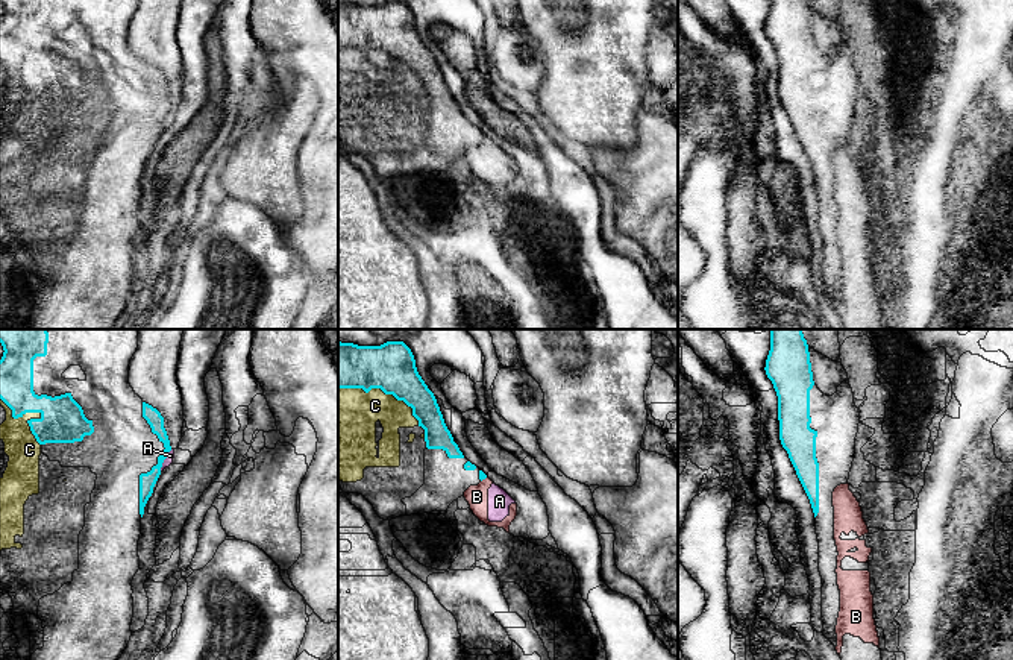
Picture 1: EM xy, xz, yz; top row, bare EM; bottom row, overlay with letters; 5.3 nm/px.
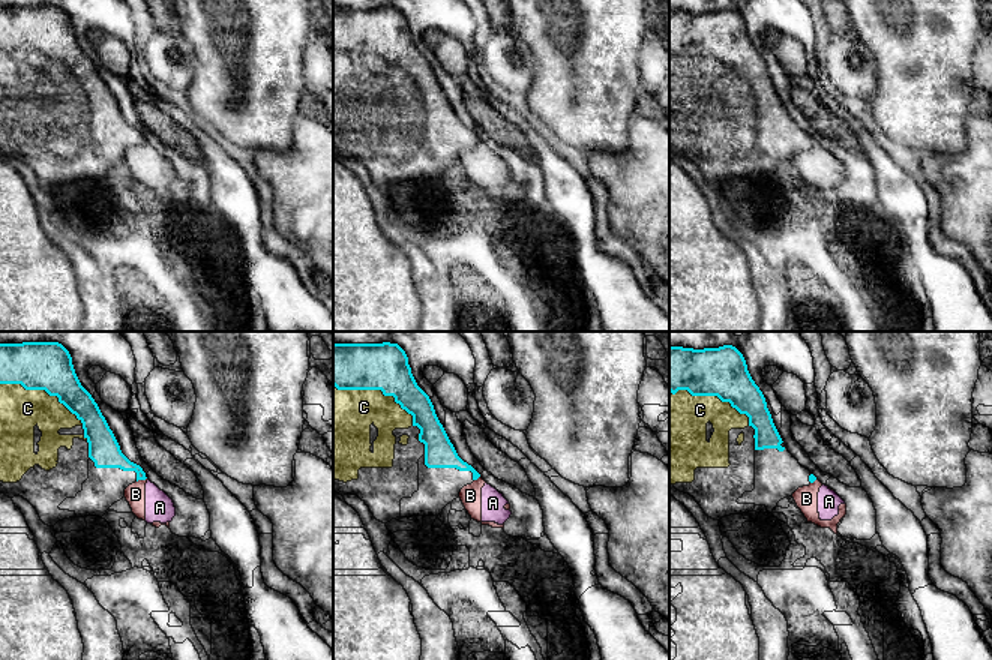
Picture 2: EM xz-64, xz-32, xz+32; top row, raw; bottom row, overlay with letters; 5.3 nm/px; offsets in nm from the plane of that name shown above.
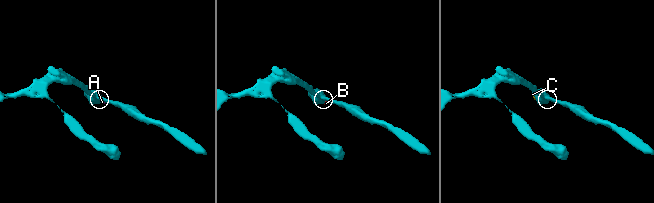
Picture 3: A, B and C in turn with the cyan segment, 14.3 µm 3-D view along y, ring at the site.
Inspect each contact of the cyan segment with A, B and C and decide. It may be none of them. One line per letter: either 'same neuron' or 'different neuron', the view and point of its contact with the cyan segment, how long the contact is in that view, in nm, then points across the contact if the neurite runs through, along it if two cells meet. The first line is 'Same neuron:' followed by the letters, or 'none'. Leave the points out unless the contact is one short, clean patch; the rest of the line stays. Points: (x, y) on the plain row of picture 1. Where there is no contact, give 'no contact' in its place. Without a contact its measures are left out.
Same neuron: C
A: different neuron; contact xy (164, 119); length 140 nm; border xy (172, 110), (159, 131)
B: different neuron; contact xz (484, 138); length 50 nm; border xz (487, 137), (481, 141)
C: same neuron; contact xy (35, 72); length 340 nm

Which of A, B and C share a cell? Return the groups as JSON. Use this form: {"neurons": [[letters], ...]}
{"neurons": [["A", "B"], ["C"]]}

